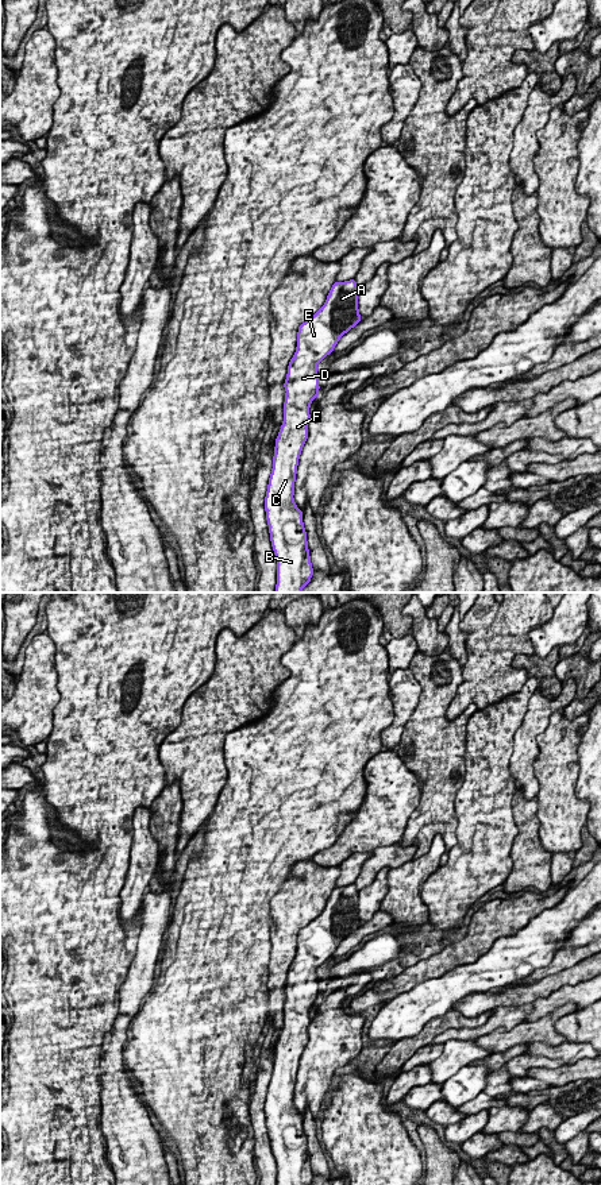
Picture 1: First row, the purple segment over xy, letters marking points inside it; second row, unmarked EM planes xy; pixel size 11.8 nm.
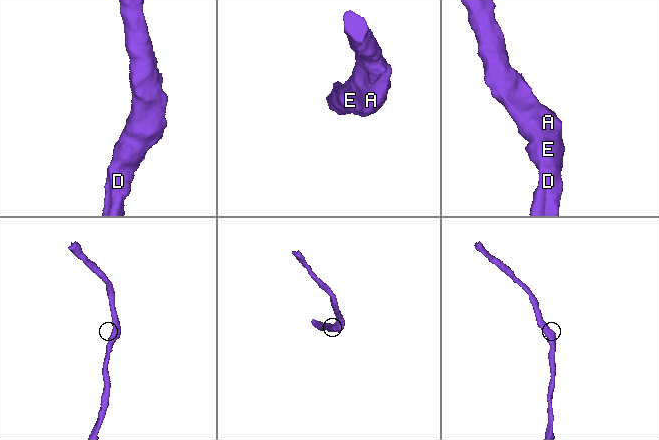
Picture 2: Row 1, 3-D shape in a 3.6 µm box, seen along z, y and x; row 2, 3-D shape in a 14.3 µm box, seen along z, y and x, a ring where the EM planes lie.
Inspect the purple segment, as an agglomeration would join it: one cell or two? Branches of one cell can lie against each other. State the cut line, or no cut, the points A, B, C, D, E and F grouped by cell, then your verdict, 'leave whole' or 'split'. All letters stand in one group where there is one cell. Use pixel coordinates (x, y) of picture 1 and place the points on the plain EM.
no cut | A B C D E F | leave whole

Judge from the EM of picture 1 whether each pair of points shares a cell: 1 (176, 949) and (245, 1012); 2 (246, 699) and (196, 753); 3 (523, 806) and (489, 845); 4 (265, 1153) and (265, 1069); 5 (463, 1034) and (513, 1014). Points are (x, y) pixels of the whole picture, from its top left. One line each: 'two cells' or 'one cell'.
1: one cell
2: one cell
3: two cells
4: one cell
5: one cell

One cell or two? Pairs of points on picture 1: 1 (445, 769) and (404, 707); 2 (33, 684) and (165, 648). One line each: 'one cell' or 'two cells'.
1: two cells
2: two cells

